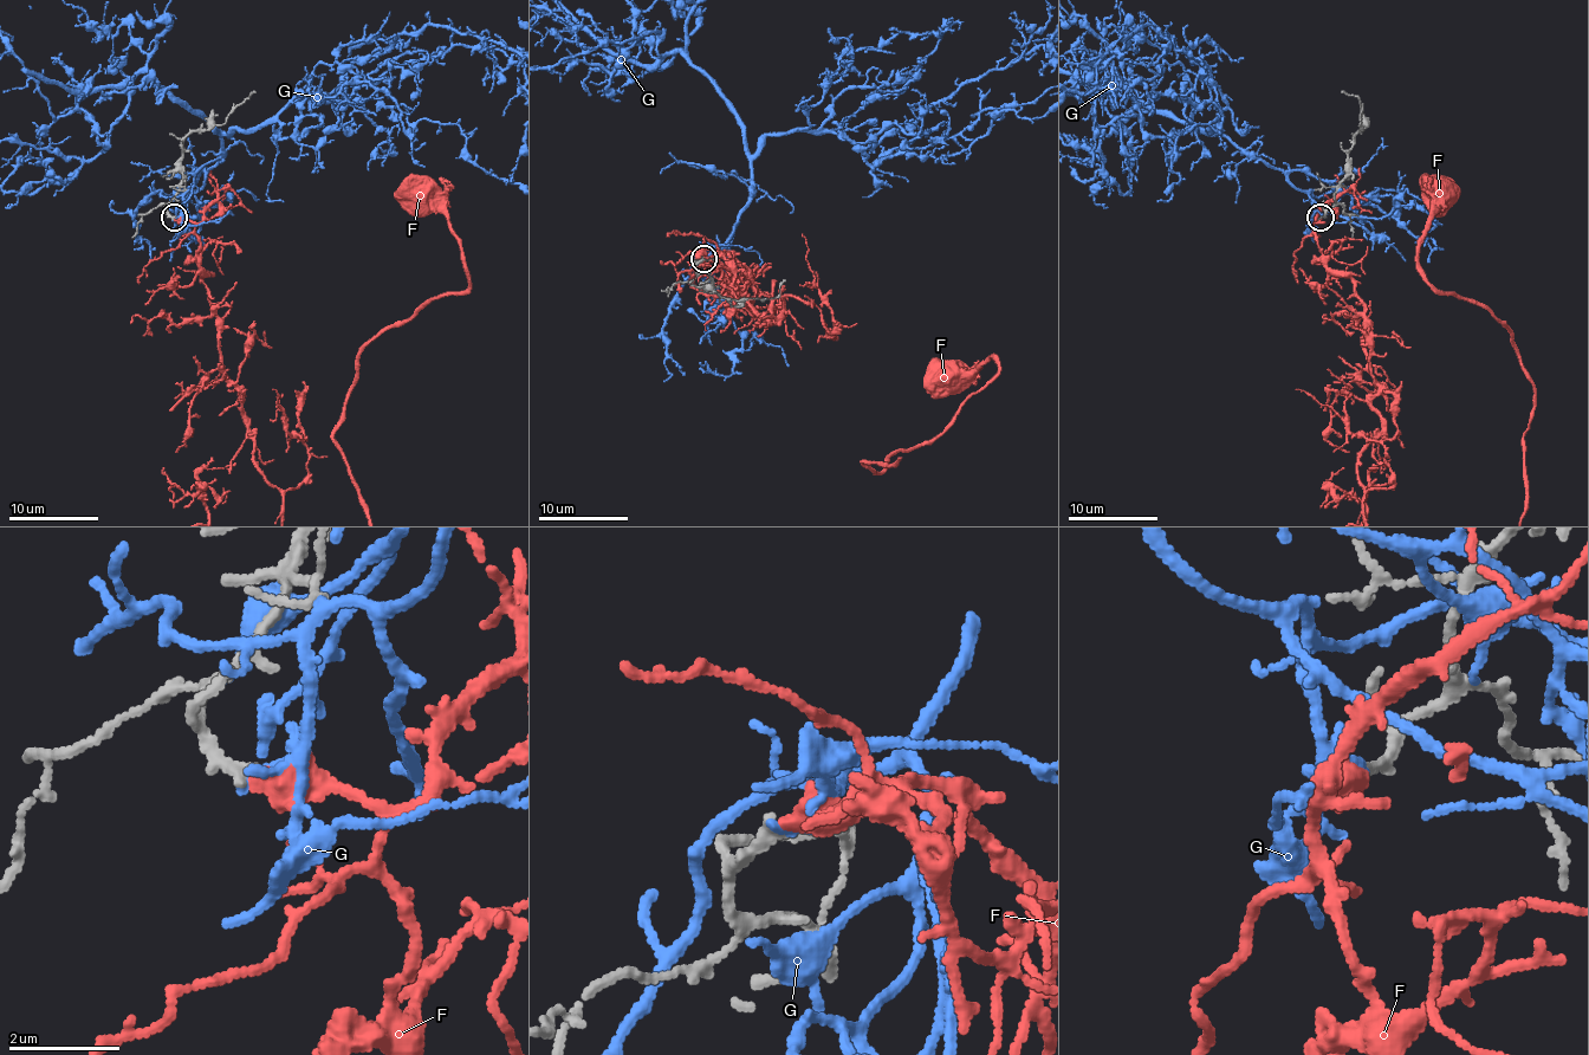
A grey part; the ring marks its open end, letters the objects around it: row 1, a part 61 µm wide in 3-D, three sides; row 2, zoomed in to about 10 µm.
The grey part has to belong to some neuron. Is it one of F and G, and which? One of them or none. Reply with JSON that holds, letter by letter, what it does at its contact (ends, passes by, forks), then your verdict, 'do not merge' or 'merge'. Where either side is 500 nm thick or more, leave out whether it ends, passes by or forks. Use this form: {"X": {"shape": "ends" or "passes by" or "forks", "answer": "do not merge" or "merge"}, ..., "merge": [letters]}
{"F": {"answer": "merge"}, "G": {"shape": "ends", "answer": "do not merge"}, "merge": ["F"]}

